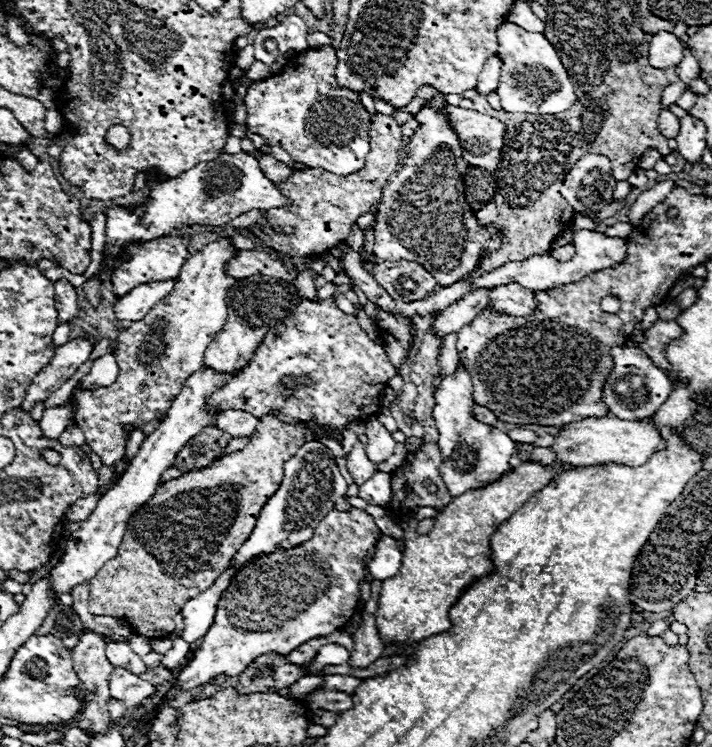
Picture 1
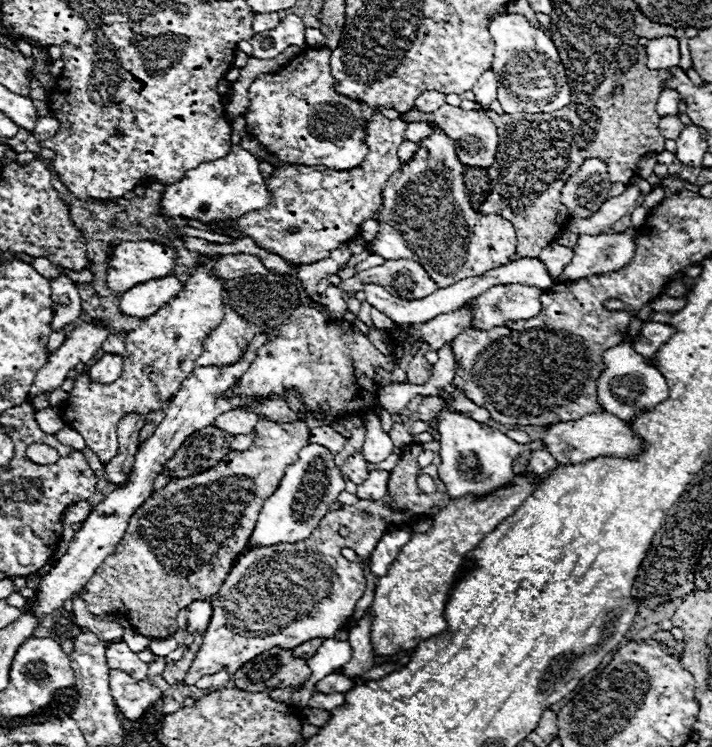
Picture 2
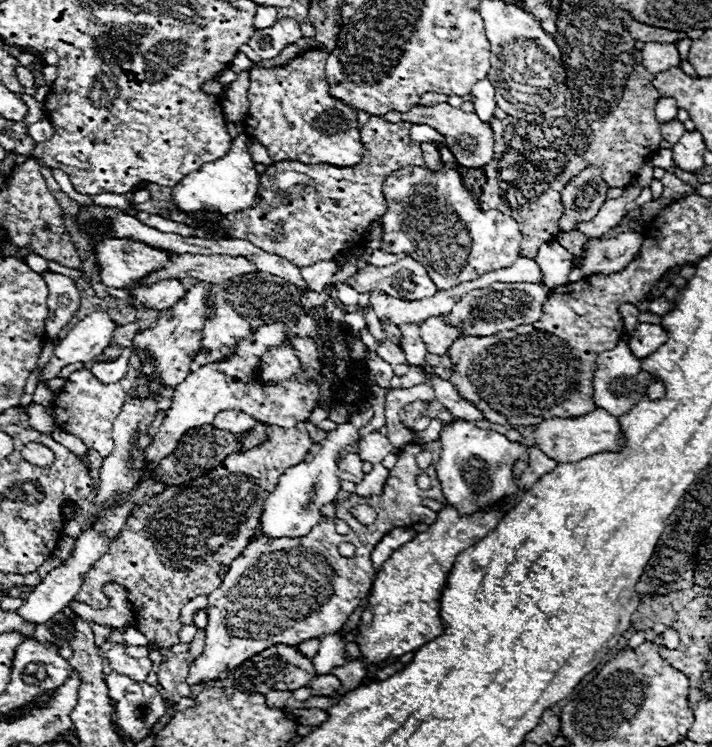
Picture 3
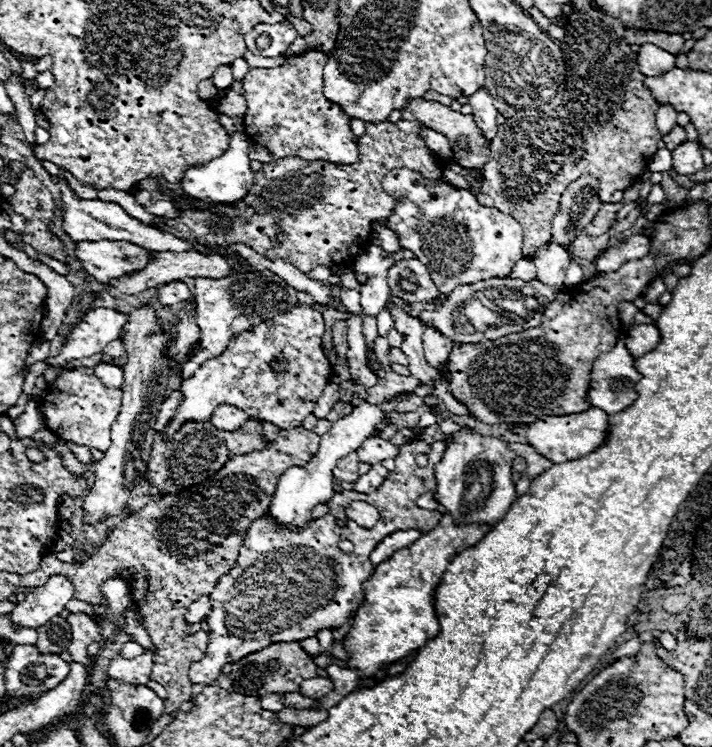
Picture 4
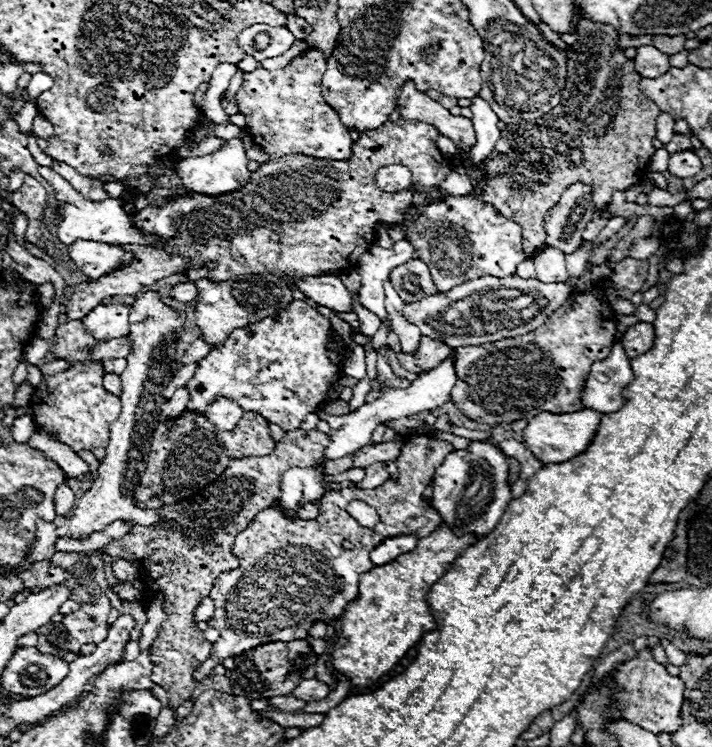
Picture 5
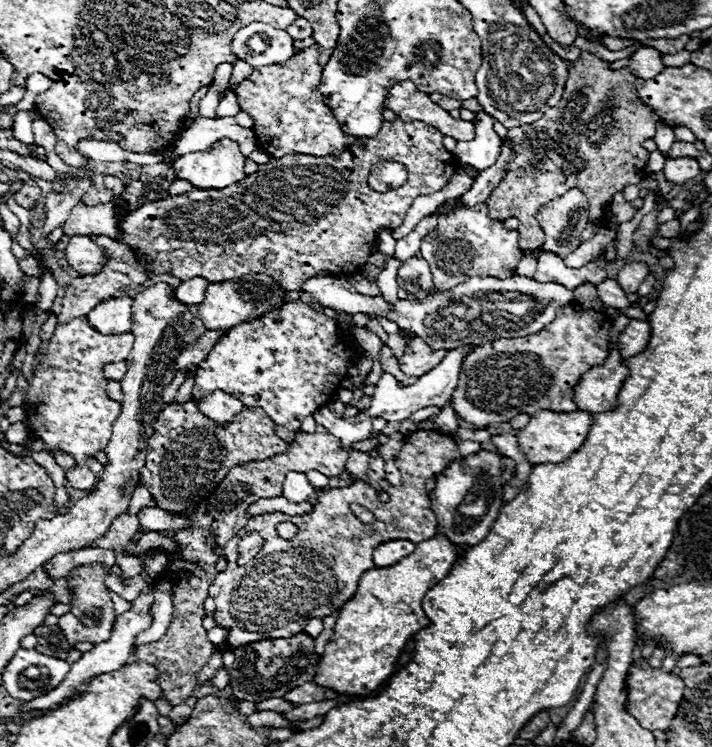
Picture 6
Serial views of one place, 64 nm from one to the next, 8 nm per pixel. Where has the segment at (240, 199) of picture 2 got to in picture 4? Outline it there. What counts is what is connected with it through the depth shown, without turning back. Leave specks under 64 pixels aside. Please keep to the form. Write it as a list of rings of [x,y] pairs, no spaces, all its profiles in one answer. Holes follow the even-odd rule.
[[[234,132],[230,136],[230,146],[228,146],[226,154],[206,162],[206,164],[190,166],[184,172],[184,178],[182,178],[184,194],[190,200],[202,200],[202,202],[212,202],[212,204],[236,202],[236,200],[244,198],[254,182],[254,172],[250,170],[248,146],[250,146],[250,138],[246,138],[246,134],[242,134],[242,132]]]

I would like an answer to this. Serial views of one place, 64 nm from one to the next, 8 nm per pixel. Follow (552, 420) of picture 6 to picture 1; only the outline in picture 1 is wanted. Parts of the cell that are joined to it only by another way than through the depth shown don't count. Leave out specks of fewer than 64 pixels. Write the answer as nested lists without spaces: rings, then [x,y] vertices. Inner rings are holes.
[[[606,414],[602,418],[584,418],[580,422],[570,422],[560,428],[552,444],[558,462],[572,464],[572,466],[588,466],[600,462],[640,466],[652,456],[654,450],[662,450],[662,448],[664,442],[654,426],[636,420],[620,420],[612,414]]]

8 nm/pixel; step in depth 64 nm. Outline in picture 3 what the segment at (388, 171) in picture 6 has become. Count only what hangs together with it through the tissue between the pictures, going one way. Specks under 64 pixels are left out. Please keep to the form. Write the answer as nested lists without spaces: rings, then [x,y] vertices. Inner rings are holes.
[[[438,146],[438,152],[444,162],[440,172],[412,166],[392,172],[384,180],[388,210],[382,216],[382,250],[390,254],[406,252],[410,258],[418,258],[438,290],[450,290],[458,282],[470,282],[492,270],[510,268],[520,258],[522,234],[510,216],[498,210],[482,210],[464,188],[452,152],[442,146]]]

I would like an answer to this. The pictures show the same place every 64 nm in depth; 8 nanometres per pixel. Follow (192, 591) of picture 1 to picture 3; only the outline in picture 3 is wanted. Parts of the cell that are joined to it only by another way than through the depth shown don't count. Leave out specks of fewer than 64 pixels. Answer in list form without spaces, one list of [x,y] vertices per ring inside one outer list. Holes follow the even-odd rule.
[[[304,422],[294,428],[270,426],[268,438],[262,444],[258,444],[246,452],[230,454],[222,462],[222,466],[214,468],[210,474],[206,474],[194,482],[188,482],[188,484],[182,484],[176,488],[166,488],[162,494],[148,498],[134,514],[128,516],[120,534],[110,542],[108,552],[100,560],[96,560],[96,564],[86,572],[76,600],[86,602],[88,606],[92,606],[96,610],[102,610],[108,606],[108,598],[102,592],[102,588],[108,582],[118,582],[128,590],[128,600],[134,610],[136,628],[150,642],[158,644],[162,650],[164,660],[158,670],[158,682],[168,692],[170,704],[176,704],[180,698],[190,696],[190,686],[186,684],[188,668],[202,654],[202,648],[205,646],[205,630],[198,629],[190,643],[189,650],[180,652],[180,654],[170,652],[170,646],[180,644],[180,640],[178,640],[178,632],[182,630],[182,624],[178,622],[180,610],[184,608],[184,604],[188,604],[196,596],[208,596],[222,584],[222,578],[224,578],[226,570],[230,568],[230,562],[238,554],[242,554],[242,550],[250,542],[250,536],[258,528],[258,522],[260,522],[260,516],[264,510],[264,502],[274,492],[278,478],[284,474],[286,468],[302,462],[306,458],[306,454],[310,452],[312,444],[314,442],[312,442]]]

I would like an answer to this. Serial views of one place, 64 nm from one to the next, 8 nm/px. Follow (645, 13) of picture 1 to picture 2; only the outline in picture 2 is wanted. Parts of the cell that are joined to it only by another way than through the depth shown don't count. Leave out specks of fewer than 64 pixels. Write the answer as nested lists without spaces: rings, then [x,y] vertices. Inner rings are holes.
[[[642,14],[634,20],[634,34],[638,34],[640,38],[662,38],[662,36],[676,36],[676,30],[672,26],[662,26],[662,24],[654,24],[650,20],[646,20]]]

